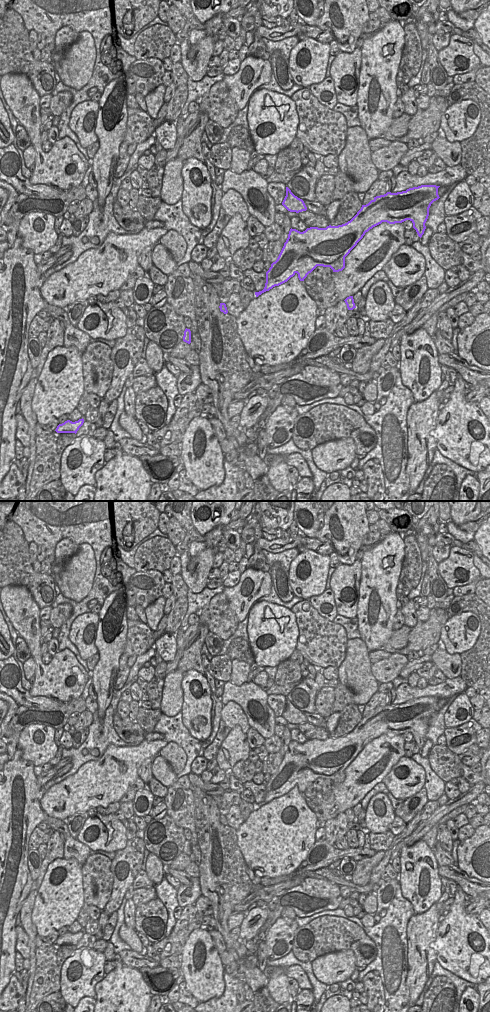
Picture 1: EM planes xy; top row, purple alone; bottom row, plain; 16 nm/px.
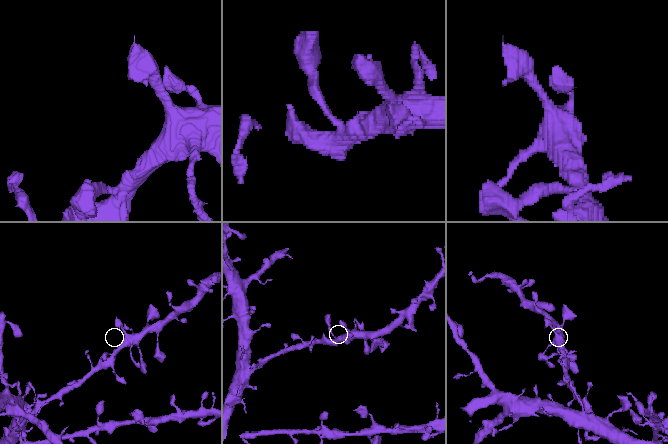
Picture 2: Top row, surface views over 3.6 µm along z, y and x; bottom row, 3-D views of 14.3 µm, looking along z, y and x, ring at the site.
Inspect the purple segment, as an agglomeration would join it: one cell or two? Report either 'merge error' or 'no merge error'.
no merge error

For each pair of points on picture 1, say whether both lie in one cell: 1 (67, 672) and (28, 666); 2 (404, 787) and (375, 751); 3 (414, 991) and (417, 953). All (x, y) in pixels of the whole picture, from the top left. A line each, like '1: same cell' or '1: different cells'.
1: different cells
2: different cells
3: same cell

